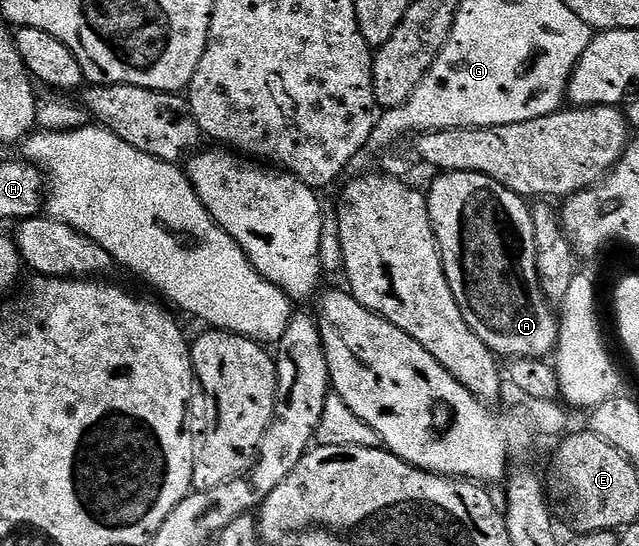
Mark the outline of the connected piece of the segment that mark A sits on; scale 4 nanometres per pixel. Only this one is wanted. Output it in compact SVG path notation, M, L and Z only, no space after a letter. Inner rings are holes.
M447 171L433 179L432 186L426 189L426 200L450 291L478 339L482 339L482 343L486 343L493 353L504 359L547 358L555 350L560 323L554 309L548 306L551 305L549 298L545 297L537 281L534 223L529 202L481 173Z

